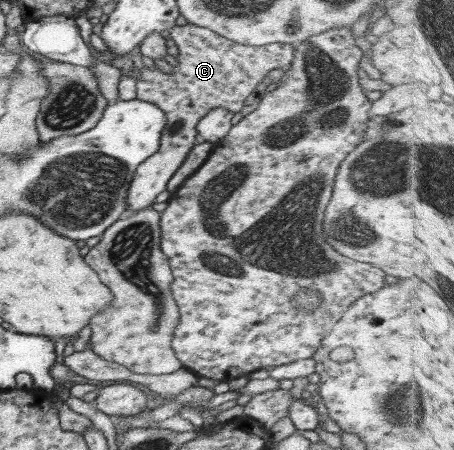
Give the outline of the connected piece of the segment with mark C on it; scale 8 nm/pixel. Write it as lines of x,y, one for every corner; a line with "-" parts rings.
187,23
186,25
174,25
169,30
169,38
174,41
178,53
176,62
178,65
173,68
171,75
165,75
158,69
148,69
144,67
140,73
135,76
135,98
155,104
162,112
166,119
161,137
159,138
159,147
154,154
151,154
144,162
141,162
135,168
132,182
126,195
125,215
141,209
150,207
154,203
154,198
166,189
168,180
174,174
174,171
180,166
184,158
196,140
195,124
200,117
208,112
211,108
222,107
231,113
239,112
244,102
244,98
254,90
258,82
266,76
267,72
274,68
285,69
293,59
293,46
291,44
270,43
243,45
232,40
228,40
211,30
194,26

